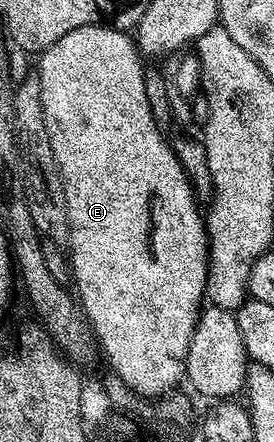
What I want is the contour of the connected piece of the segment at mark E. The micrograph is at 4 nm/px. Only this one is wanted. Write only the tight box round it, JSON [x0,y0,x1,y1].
[35,24,209,398]

